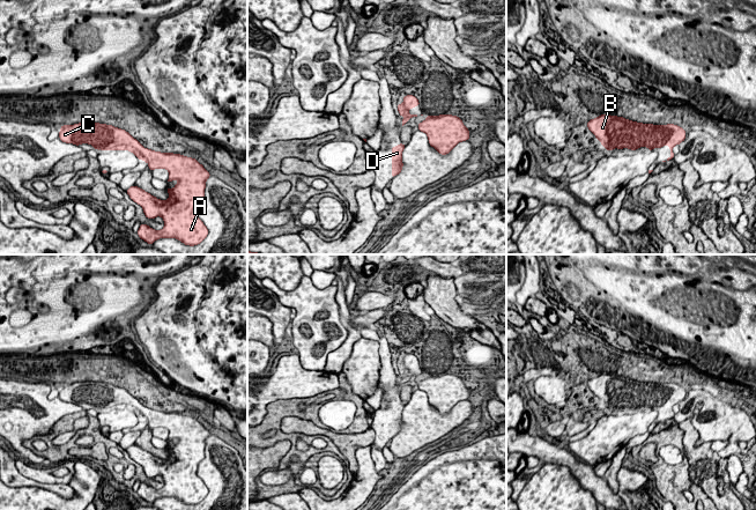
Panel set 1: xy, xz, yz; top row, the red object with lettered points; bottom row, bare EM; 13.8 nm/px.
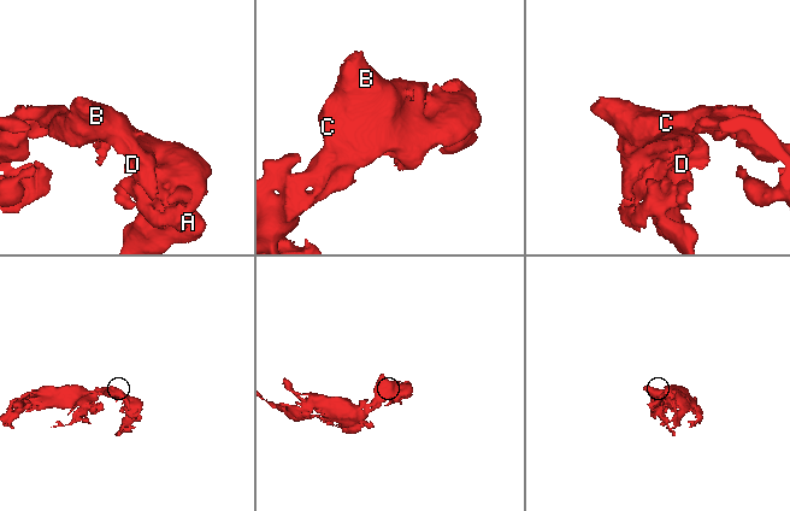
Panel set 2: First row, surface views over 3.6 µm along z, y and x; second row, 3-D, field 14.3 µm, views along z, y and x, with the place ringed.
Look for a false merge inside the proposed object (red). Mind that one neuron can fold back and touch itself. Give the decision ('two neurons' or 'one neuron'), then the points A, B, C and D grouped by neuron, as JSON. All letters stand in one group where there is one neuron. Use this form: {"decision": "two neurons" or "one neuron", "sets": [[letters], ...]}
{"decision": "one neuron", "sets": [["A", "B", "C", "D"]]}

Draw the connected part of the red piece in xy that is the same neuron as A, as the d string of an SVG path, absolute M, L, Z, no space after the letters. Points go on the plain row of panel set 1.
M99 382L62 384L59 398L76 405L88 402L104 411L129 409L138 419L148 422L149 429L168 429L168 442L178 439L173 448L166 448L166 459L157 458L135 444L126 449L129 457L142 466L147 478L161 475L164 480L164 487L158 490L141 482L138 494L148 503L173 496L185 504L194 505L207 496L208 488L197 471L205 458L206 439L212 434L195 417L144 407L125 389Z

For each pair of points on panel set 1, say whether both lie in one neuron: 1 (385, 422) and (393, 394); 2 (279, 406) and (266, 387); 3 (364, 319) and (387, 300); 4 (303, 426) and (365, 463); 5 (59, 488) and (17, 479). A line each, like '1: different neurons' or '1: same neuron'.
1: same neuron
2: different neurons
3: same neuron
4: different neurons
5: same neuron

